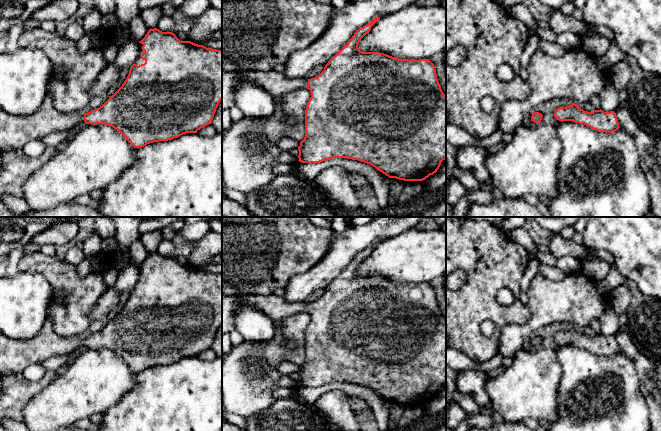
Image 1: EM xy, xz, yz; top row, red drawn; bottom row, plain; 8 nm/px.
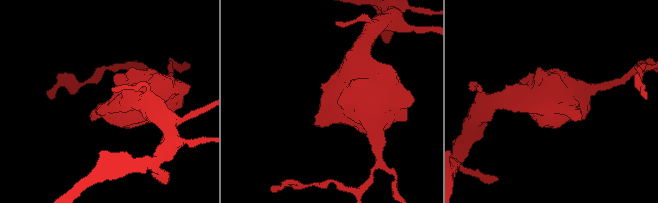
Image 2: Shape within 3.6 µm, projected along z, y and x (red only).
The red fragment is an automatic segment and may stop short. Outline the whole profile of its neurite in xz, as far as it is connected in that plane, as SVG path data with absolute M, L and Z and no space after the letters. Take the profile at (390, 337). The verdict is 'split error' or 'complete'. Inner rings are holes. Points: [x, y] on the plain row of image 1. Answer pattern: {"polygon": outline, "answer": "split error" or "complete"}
{"polygon": "M374 242L370 247L359 252L347 268L325 289L324 294L316 301L308 303L289 303L283 296L275 294L271 295L254 295L254 296L229 296L222 295L222 335L230 333L235 329L235 312L240 305L253 305L260 312L264 313L273 322L277 323L291 315L307 312L311 316L305 334L305 361L298 371L299 386L302 387L320 387L332 382L348 382L352 384L362 385L370 388L377 394L388 400L404 405L423 405L430 399L433 399L439 393L443 384L446 383L446 319L443 317L439 305L437 303L436 293L430 283L408 284L398 283L380 276L362 276L358 272L360 264L370 256L372 250L380 243Z", "answer": "split error"}

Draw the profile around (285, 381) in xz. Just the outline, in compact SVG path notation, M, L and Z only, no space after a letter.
M283 375L278 380L279 387L286 387L286 388L297 388L299 386L299 382L293 378L292 376Z

